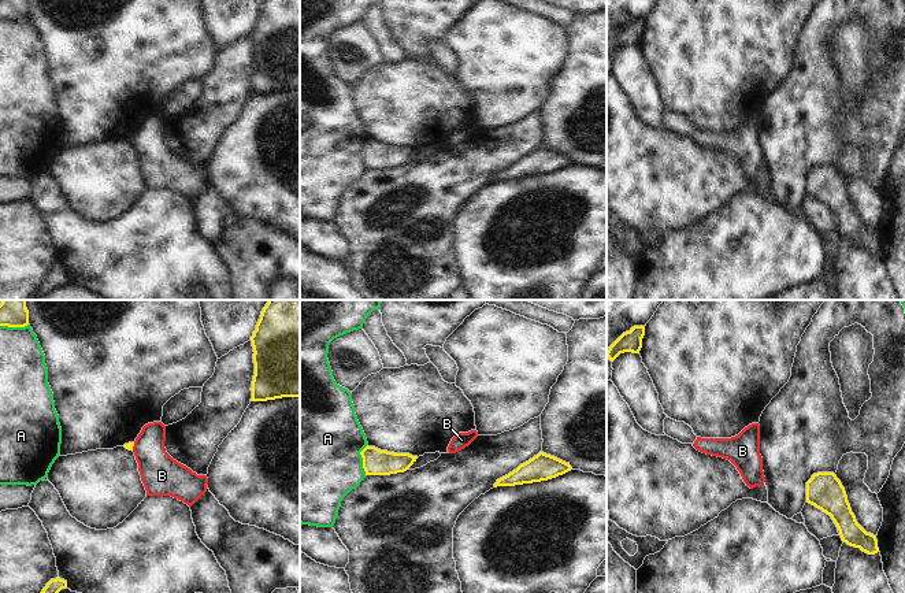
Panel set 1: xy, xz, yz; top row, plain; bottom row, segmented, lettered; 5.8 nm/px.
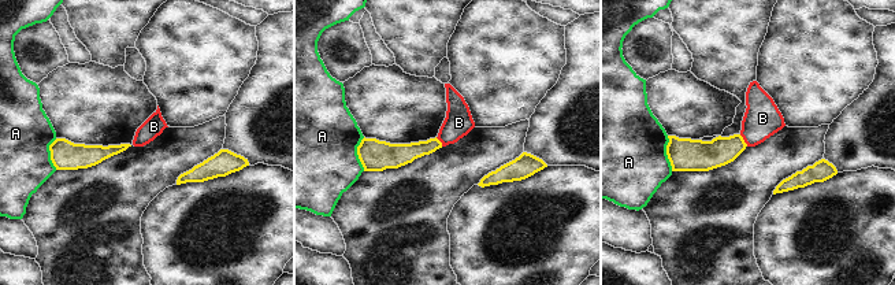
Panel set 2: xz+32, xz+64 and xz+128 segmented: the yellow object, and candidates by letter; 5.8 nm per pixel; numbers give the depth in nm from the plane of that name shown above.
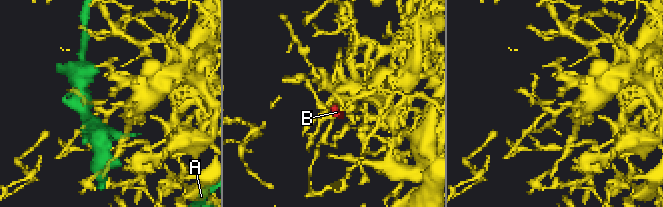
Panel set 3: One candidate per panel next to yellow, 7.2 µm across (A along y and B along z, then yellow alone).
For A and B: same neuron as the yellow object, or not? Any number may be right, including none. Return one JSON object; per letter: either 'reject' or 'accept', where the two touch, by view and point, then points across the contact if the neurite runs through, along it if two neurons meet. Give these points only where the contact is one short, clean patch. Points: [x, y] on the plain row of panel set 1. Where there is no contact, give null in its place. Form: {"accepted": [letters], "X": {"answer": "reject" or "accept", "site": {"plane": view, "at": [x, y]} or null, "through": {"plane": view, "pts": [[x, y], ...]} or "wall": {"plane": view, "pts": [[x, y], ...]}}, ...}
{"accepted": [], "A": {"answer": "reject", "site": {"plane": "xz", "at": [363, 154]}}, "B": {"answer": "reject", "site": {"plane": "xy", "at": [133, 139]}, "wall": {"plane": "xy", "pts": [[134, 136], [132, 143]]}}}

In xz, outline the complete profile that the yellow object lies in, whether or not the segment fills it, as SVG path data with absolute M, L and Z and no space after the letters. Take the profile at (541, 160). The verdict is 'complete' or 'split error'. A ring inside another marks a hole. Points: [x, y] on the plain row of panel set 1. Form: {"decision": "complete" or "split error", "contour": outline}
{"decision": "complete", "contour": "M539 145L528 155L520 157L516 163L508 168L497 173L497 179L515 179L523 177L533 177L548 174L571 164L570 156L565 156L555 149Z"}

